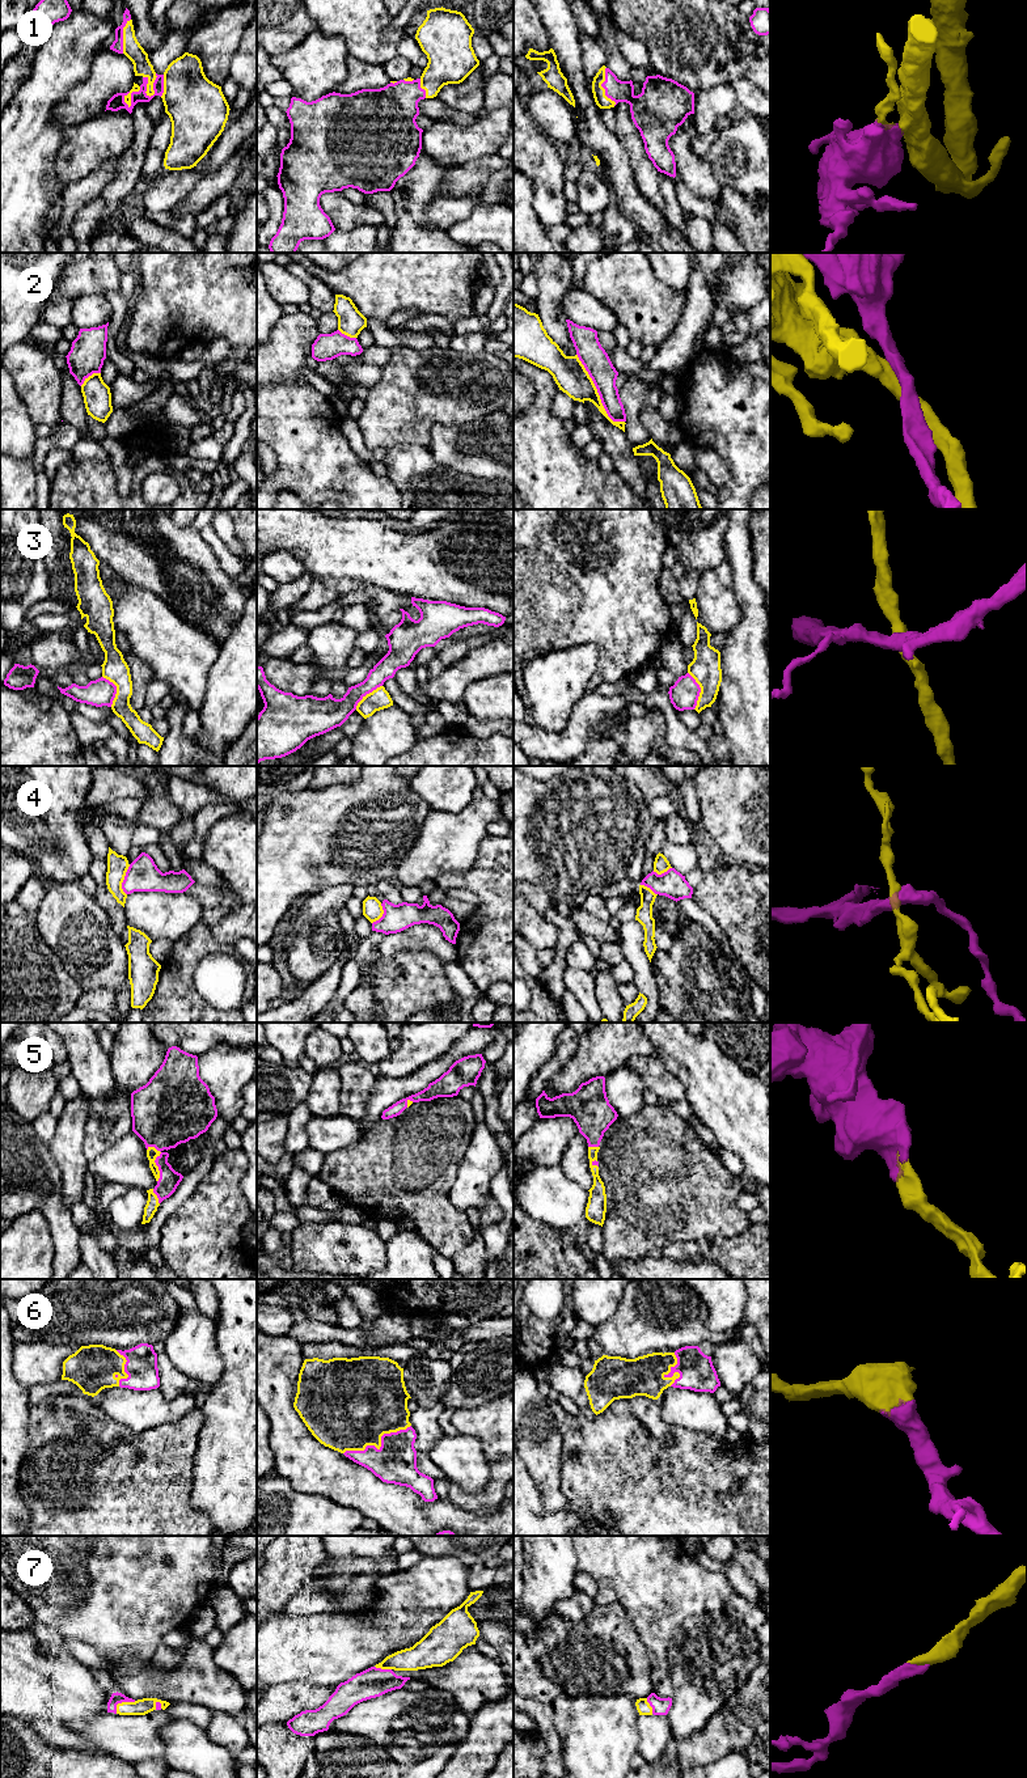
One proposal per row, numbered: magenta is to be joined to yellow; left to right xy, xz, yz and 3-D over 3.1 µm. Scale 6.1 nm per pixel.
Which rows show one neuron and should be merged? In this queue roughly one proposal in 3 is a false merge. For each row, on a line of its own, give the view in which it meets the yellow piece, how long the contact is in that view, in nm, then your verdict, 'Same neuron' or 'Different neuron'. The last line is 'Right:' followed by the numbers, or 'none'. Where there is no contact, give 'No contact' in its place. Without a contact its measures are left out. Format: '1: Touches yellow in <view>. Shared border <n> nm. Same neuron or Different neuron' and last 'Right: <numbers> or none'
1: Touches yellow in xy. Shared border 160 nm. Same neuron
2: Touches yellow in yz. Shared border 500 nm. Different neuron
3: Touches yellow in yz. Shared border 240 nm. Different neuron
4: Touches yellow in xy. Shared border 190 nm. Different neuron
5: Touches yellow in xy. Shared border 240 nm. Same neuron
6: Touches yellow in xz. Shared border 460 nm. Same neuron
7: Touches yellow in xy. Shared border 150 nm. Same neuron
Right: 1, 5, 6, 7

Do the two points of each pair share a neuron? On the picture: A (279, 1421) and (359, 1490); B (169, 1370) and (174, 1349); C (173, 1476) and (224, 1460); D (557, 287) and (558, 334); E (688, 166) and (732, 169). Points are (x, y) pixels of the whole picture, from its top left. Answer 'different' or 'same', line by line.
A: same
B: different
C: different
D: same
E: different

